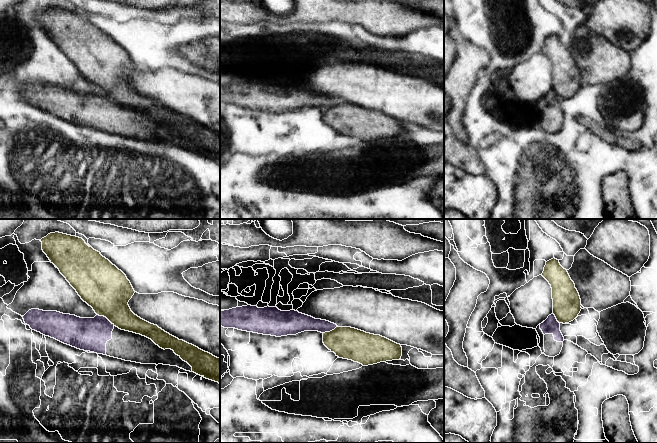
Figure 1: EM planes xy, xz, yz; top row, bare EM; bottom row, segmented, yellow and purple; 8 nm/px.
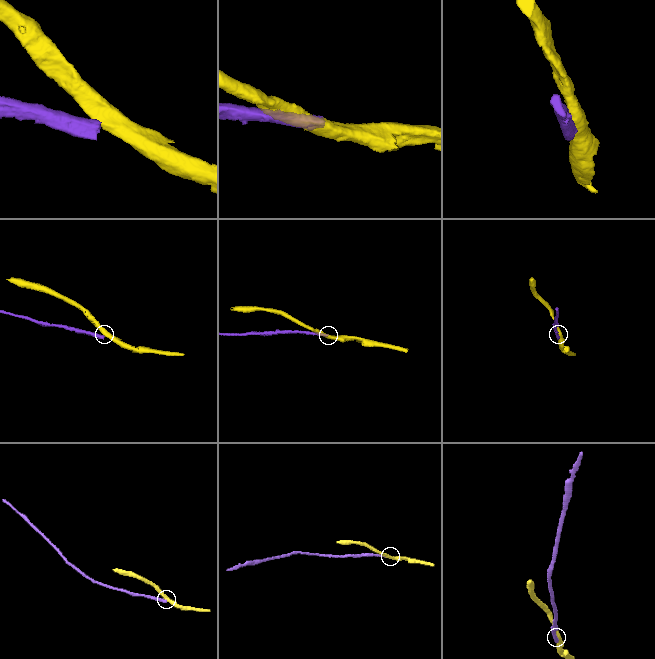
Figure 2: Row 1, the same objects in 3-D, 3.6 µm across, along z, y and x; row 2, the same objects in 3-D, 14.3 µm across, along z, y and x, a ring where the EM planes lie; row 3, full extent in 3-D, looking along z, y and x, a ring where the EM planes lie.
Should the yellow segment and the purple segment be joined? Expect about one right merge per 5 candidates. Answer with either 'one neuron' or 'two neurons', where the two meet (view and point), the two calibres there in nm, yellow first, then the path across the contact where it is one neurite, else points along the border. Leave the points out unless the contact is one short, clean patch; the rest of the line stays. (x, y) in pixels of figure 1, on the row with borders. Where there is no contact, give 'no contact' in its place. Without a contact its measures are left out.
two neurons | xy (106, 317) | 380/280 nm | along xy (97, 314), (105, 316), (114, 325)

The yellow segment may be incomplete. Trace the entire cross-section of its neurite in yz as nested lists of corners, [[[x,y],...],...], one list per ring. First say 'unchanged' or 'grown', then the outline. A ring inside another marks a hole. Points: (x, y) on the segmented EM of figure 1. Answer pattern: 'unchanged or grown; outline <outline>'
unchanged; outline [[[553,258],[546,262],[542,276],[552,288],[553,314],[559,323],[569,323],[581,311],[581,299],[574,282],[559,260]]]

